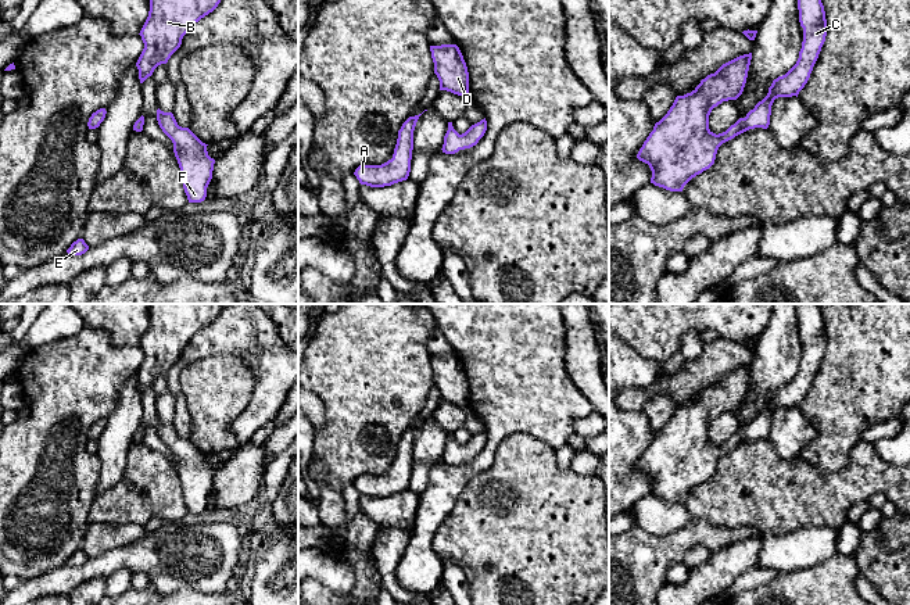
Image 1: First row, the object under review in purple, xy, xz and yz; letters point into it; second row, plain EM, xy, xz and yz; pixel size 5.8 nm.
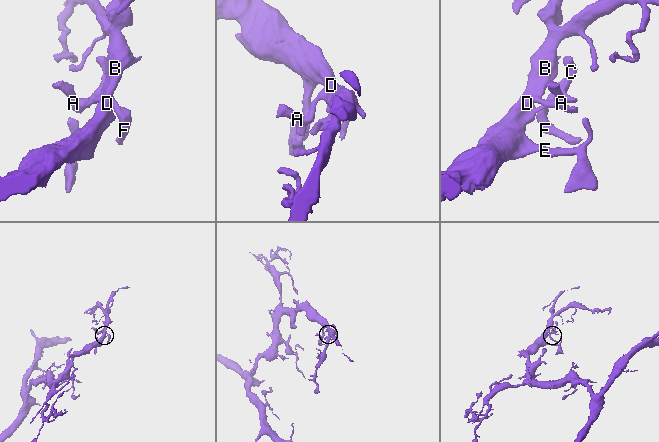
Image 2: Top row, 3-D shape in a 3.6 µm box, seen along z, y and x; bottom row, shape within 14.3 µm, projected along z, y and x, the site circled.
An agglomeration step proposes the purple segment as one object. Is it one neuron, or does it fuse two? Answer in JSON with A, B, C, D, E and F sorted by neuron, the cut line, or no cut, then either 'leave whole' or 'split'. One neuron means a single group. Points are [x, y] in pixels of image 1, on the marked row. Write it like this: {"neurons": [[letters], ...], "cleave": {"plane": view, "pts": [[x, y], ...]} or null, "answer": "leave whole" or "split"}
{"neurons": [["A", "B", "C", "D", "E", "F"]], "cleave": null, "answer": "leave whole"}

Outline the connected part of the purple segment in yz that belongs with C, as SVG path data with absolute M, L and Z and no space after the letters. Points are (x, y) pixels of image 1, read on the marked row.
M798 0L803 42L796 64L773 80L767 96L723 133L709 129L709 115L723 101L737 100L745 87L752 53L723 64L684 96L677 96L667 114L655 123L637 158L649 165L651 183L682 191L696 175L709 169L719 147L755 128L767 129L771 105L778 97L792 97L807 83L827 36L821 0Z

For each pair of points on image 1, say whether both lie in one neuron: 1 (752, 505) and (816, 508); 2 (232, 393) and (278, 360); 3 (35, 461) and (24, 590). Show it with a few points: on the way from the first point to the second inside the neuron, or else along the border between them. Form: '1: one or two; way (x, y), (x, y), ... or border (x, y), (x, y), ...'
1: one; way (767, 505), (801, 505)
2: two; border (230, 354), (253, 375), (254, 392), (244, 410)
3: two; border (56, 568), (22, 582)

